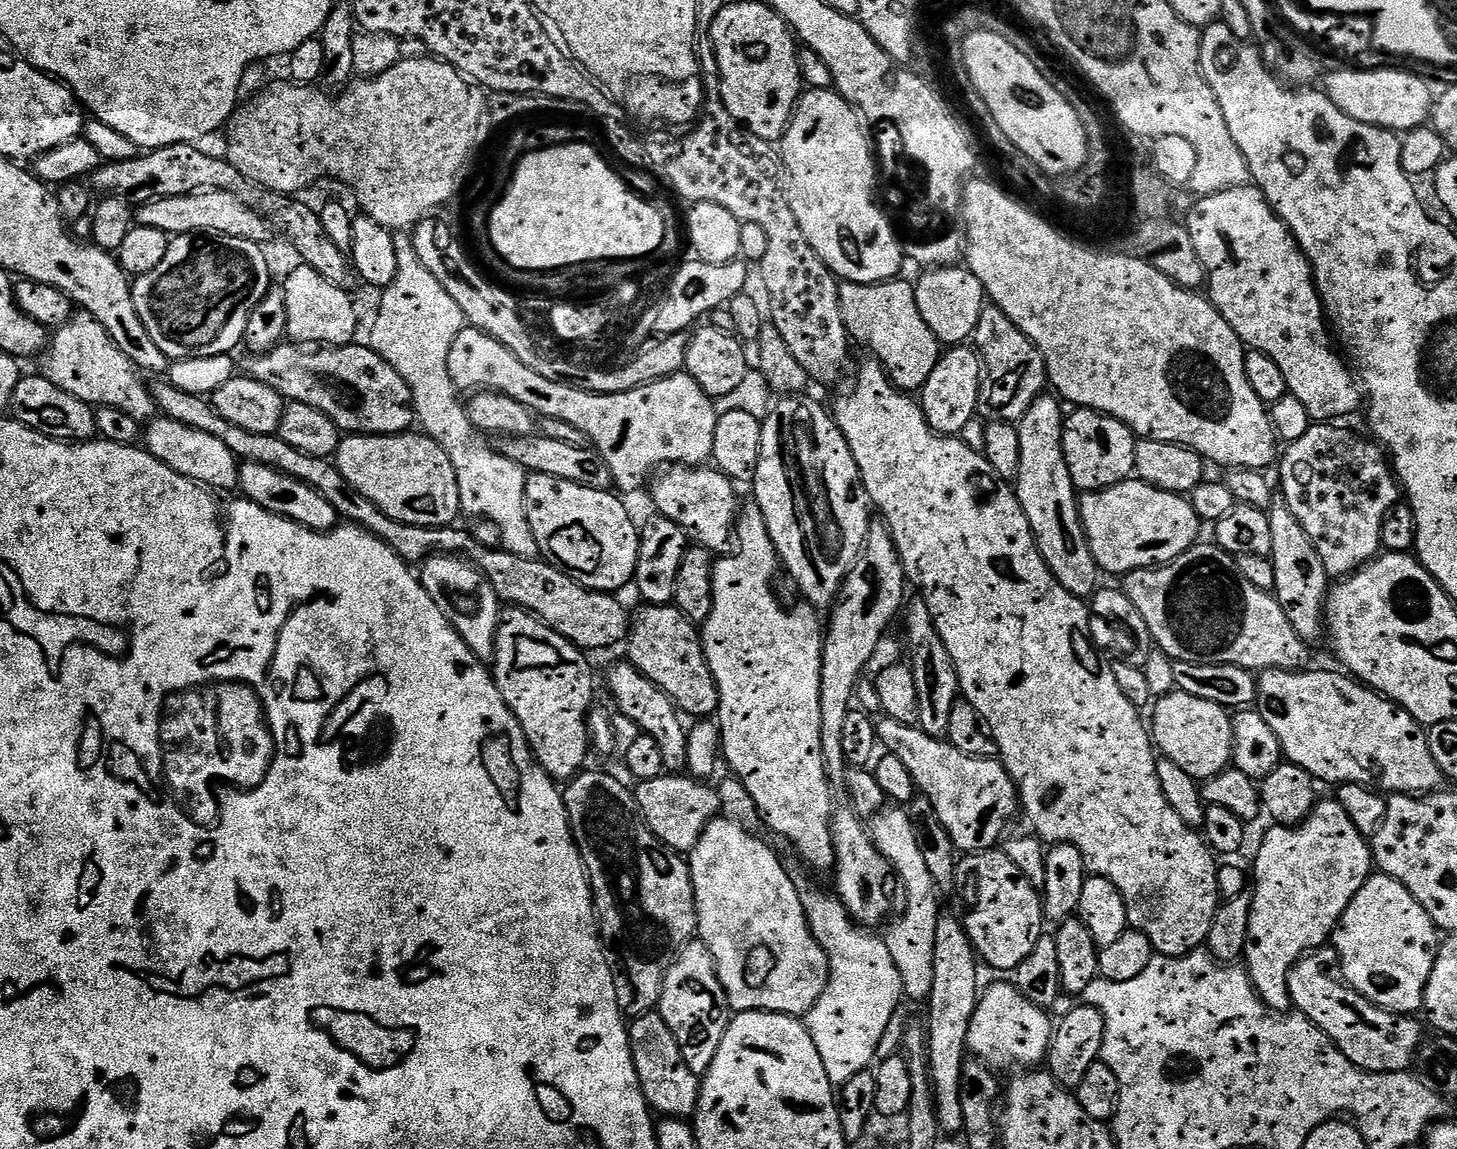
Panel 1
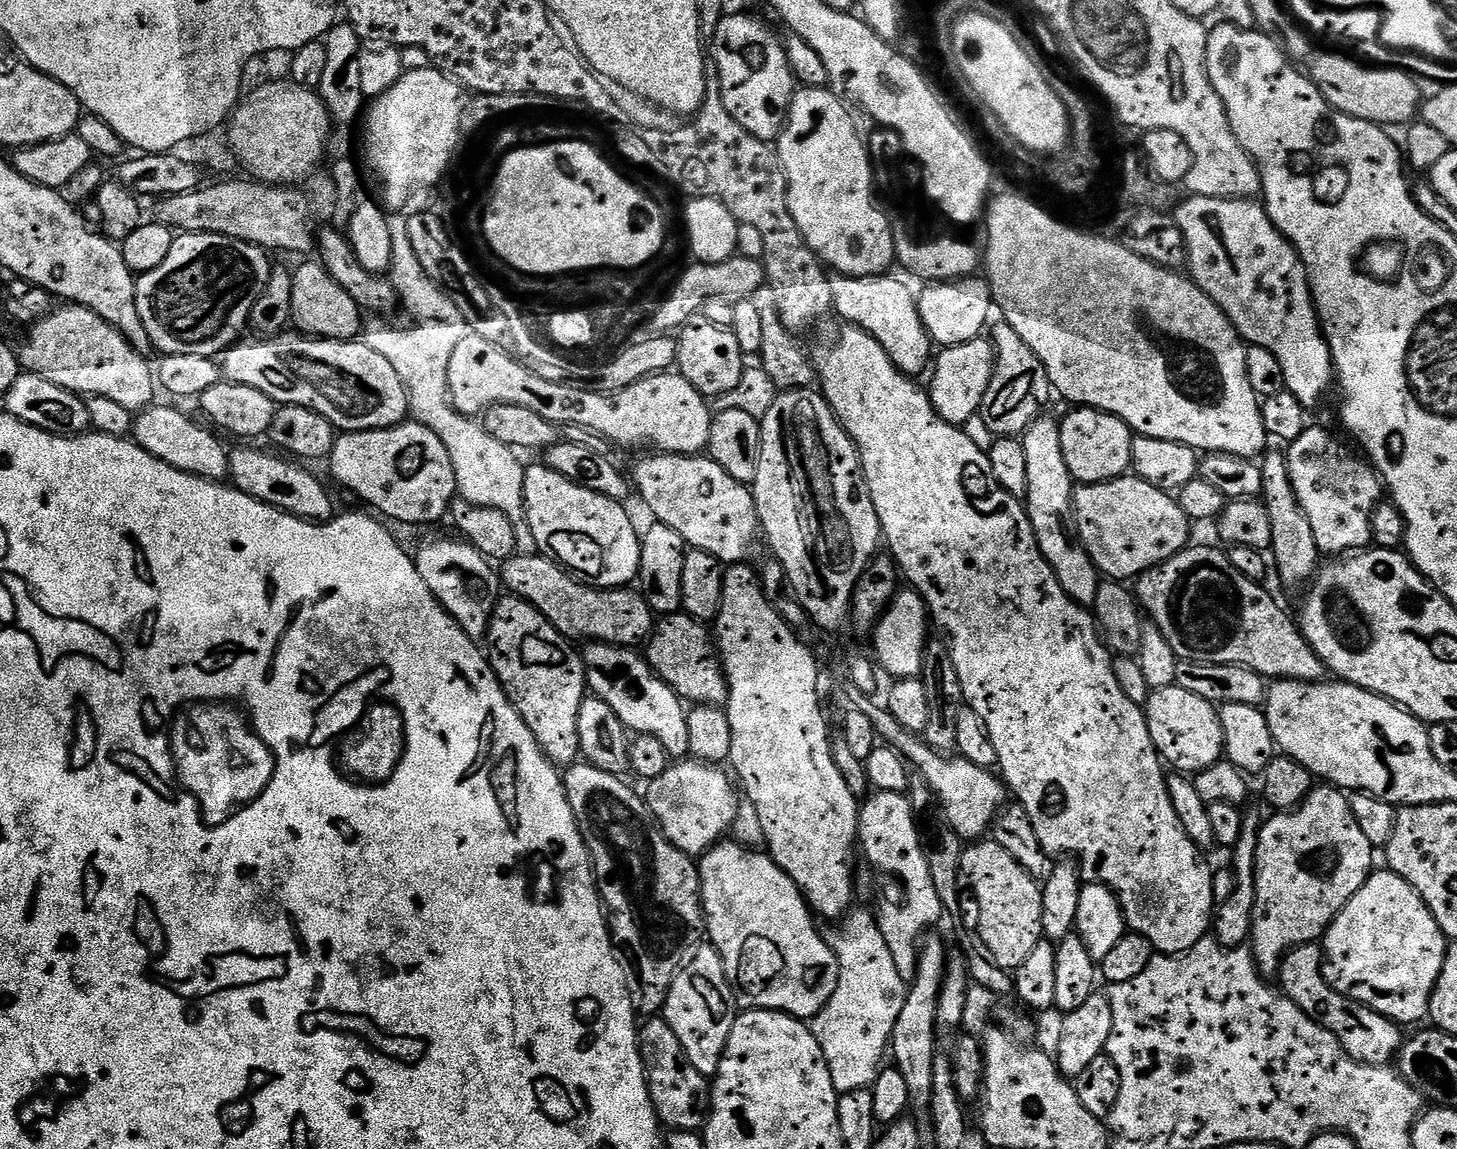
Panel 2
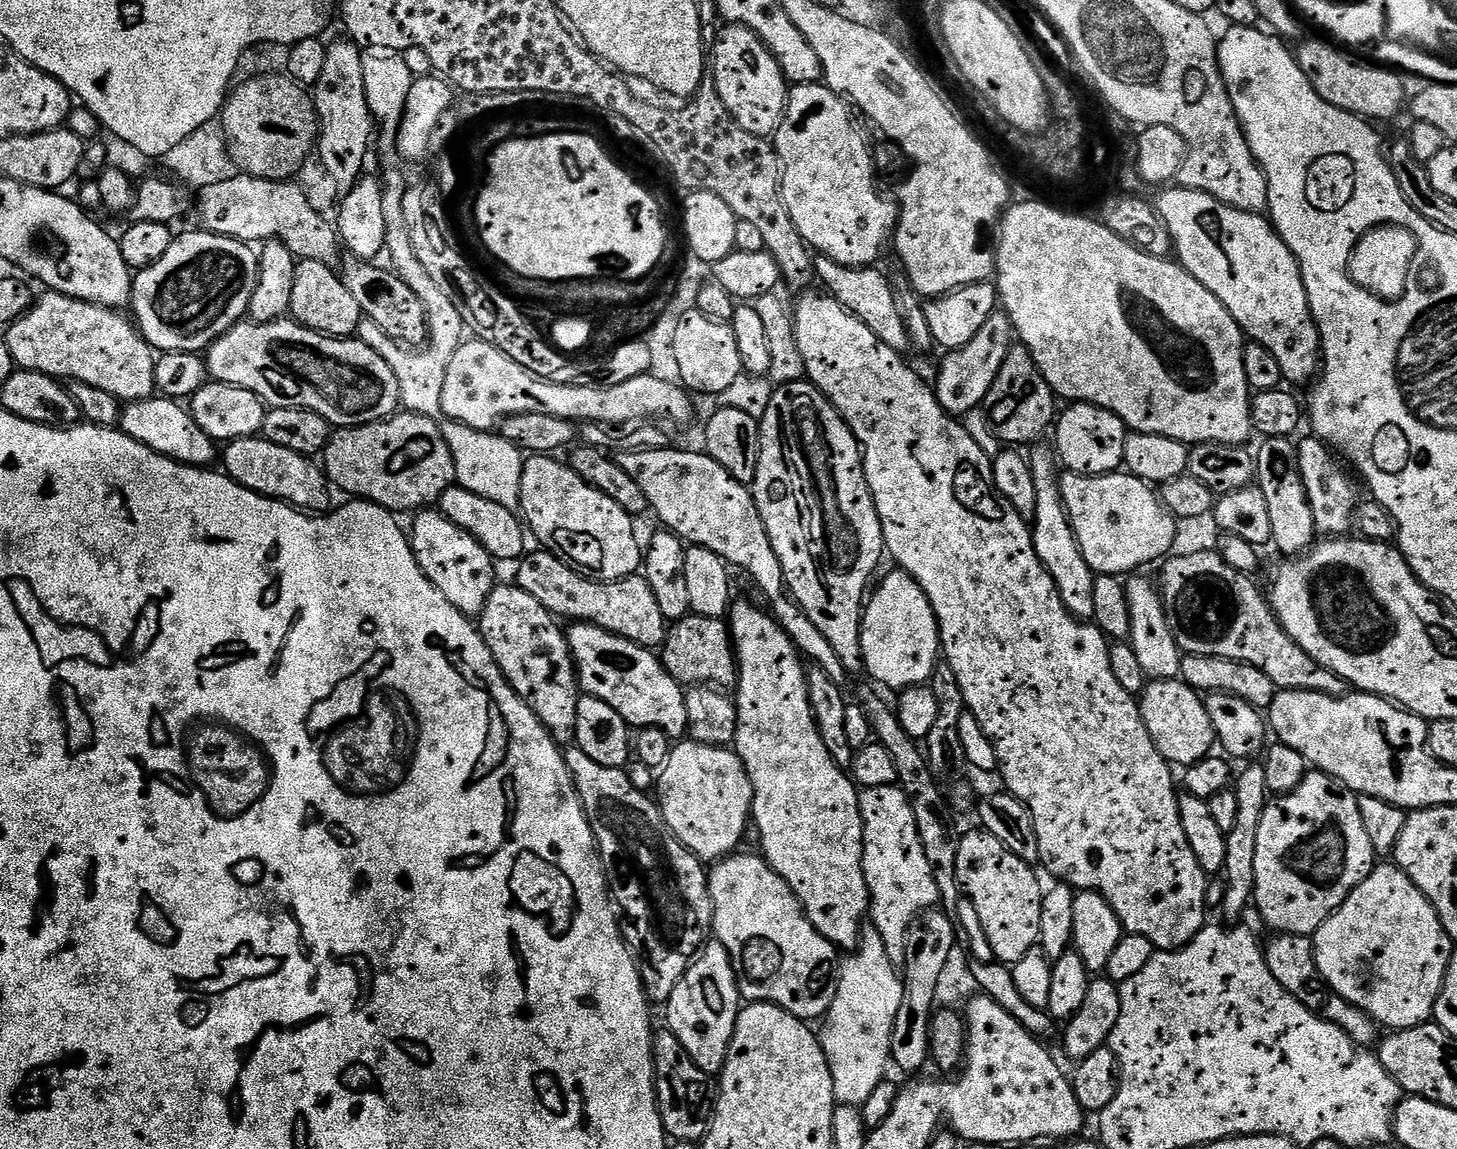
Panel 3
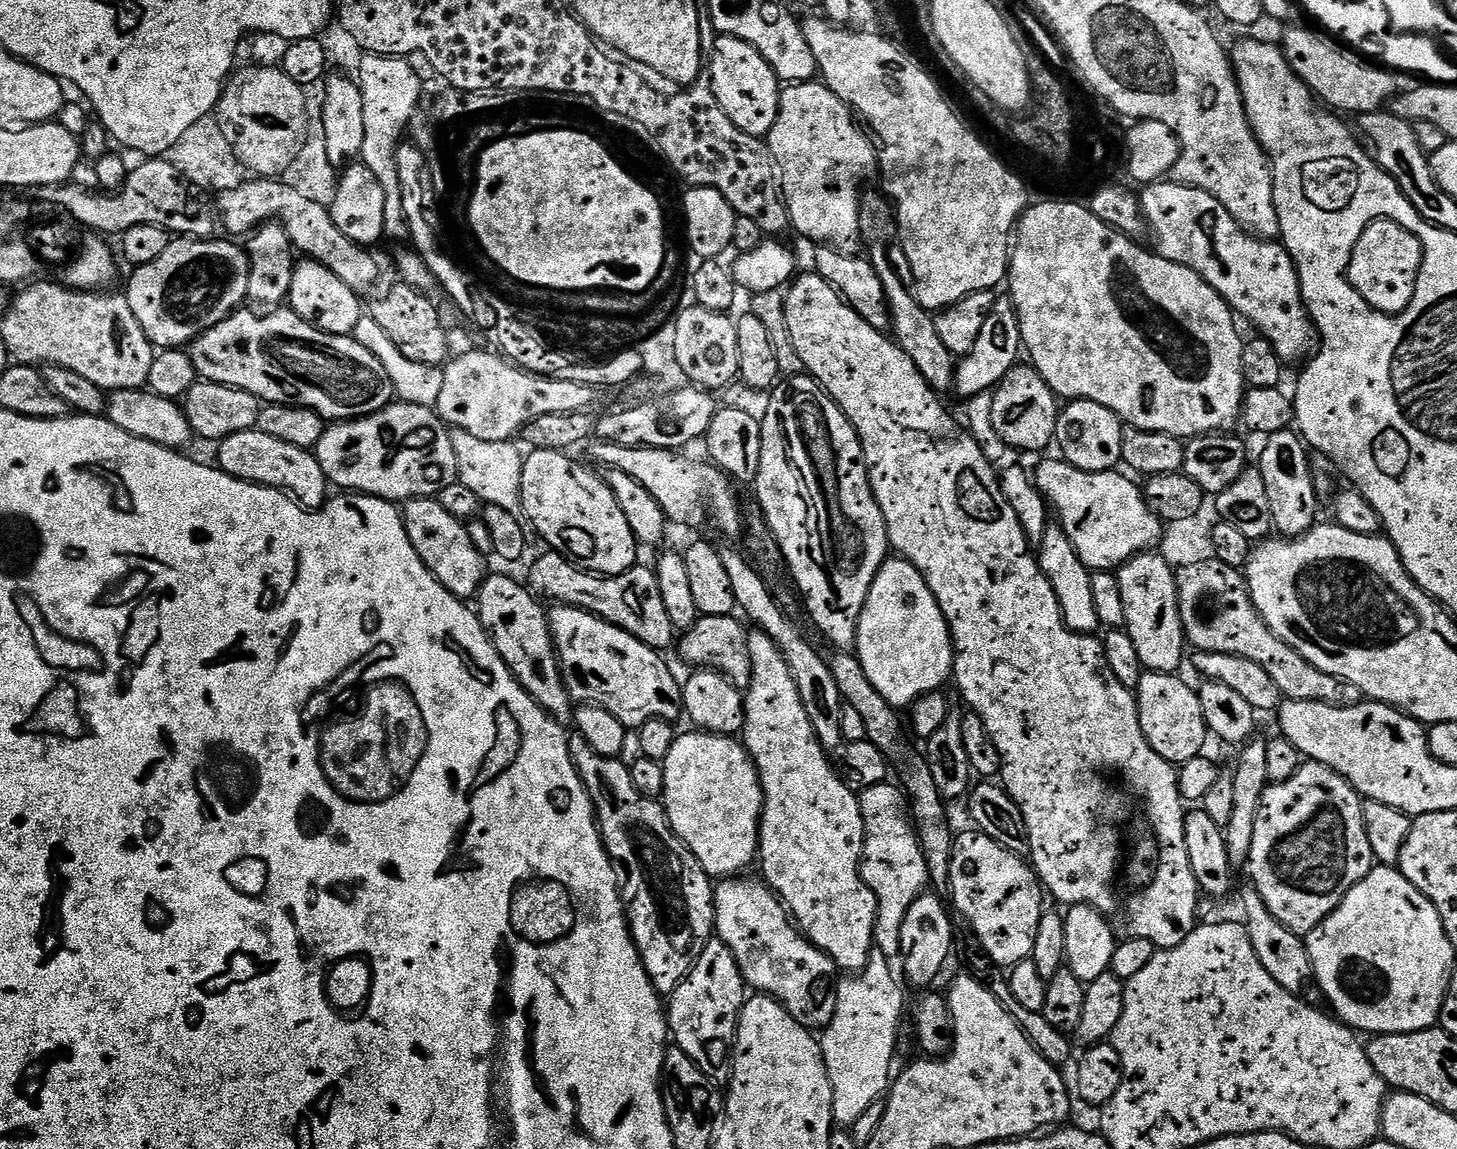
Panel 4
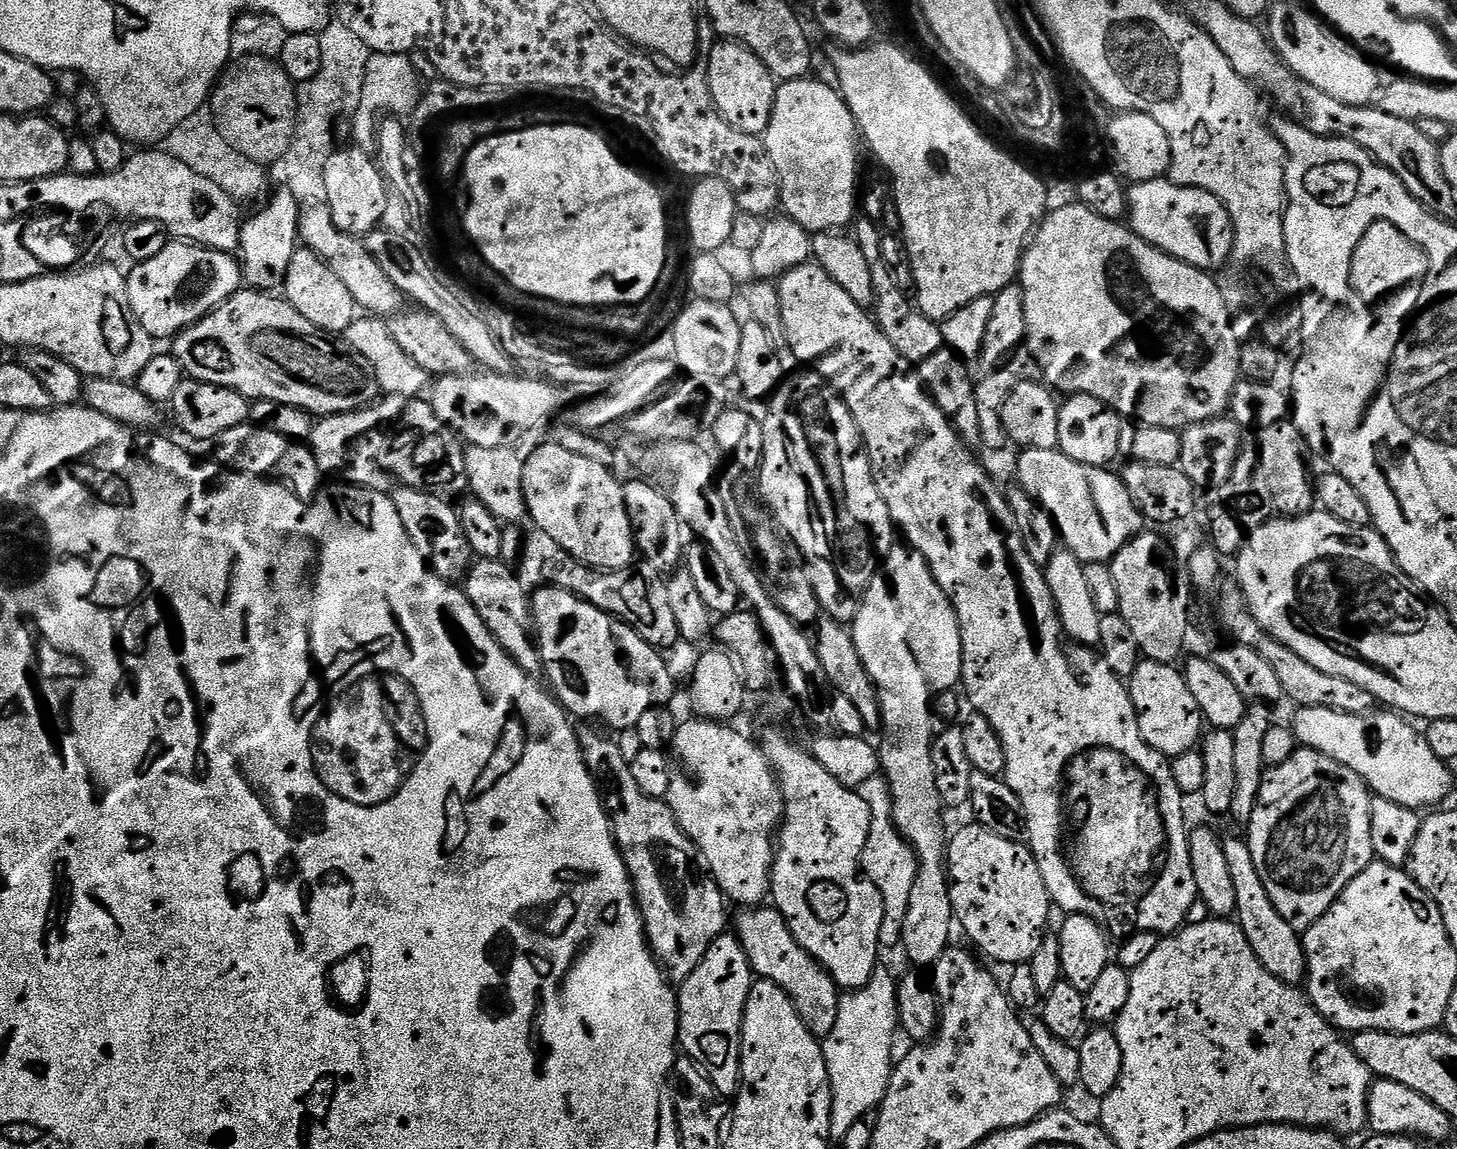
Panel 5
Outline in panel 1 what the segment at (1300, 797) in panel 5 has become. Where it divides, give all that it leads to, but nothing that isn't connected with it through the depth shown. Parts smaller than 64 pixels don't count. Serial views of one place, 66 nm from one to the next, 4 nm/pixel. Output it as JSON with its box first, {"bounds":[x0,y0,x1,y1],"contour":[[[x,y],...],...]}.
{"bounds":[1242,798,1373,1014],"contour":[[[1335,798],[1321,799],[1311,814],[1295,826],[1272,826],[1264,836],[1264,845],[1256,852],[1256,888],[1251,889],[1252,909],[1248,941],[1242,957],[1252,985],[1267,1008],[1284,1014],[1293,1007],[1288,993],[1288,975],[1295,964],[1318,948],[1325,947],[1333,939],[1346,906],[1362,890],[1362,886],[1373,875],[1372,849],[1365,833],[1350,822],[1350,814],[1342,810]]]}

